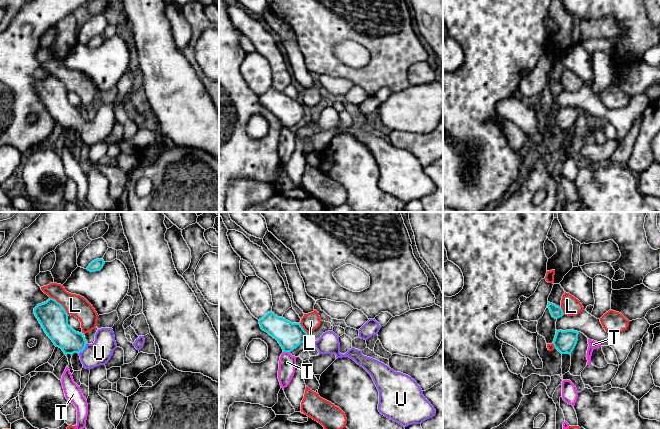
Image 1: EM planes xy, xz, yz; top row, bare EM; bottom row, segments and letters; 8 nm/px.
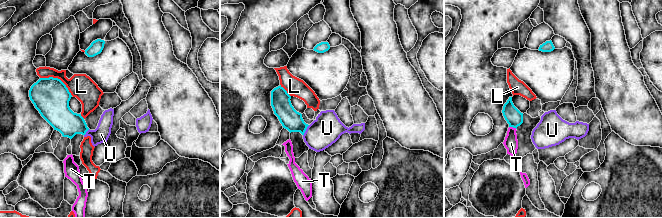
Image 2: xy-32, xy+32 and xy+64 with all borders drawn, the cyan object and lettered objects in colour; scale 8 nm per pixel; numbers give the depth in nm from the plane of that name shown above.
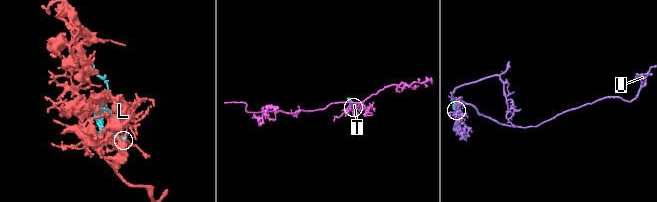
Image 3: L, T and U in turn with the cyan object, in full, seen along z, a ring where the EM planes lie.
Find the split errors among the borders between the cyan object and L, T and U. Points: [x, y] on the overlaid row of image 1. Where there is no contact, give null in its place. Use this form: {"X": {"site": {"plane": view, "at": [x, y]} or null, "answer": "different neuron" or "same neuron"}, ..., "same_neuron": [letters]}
{"L": {"site": {"plane": "xy", "at": [61, 305]}, "answer": "different neuron"}, "T": {"site": {"plane": "xz", "at": [286, 351]}, "answer": "different neuron"}, "U": {"site": {"plane": "xy", "at": [83, 349]}, "answer": "same neuron"}, "same_neuron": ["U"]}

